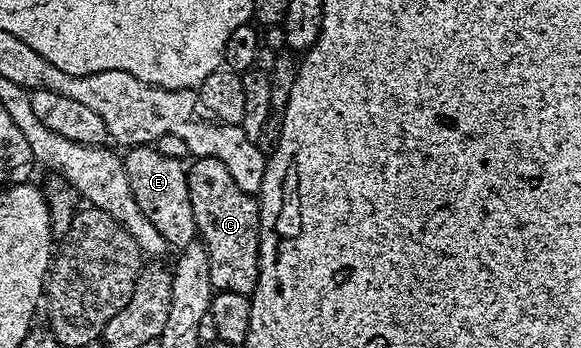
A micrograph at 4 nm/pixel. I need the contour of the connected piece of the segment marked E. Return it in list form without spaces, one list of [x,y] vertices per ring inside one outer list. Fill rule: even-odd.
[[[155,146],[129,147],[123,156],[126,177],[138,201],[138,209],[150,217],[154,229],[166,237],[169,248],[182,249],[197,238],[194,209],[190,205],[190,189],[185,164],[177,157],[162,157]]]

